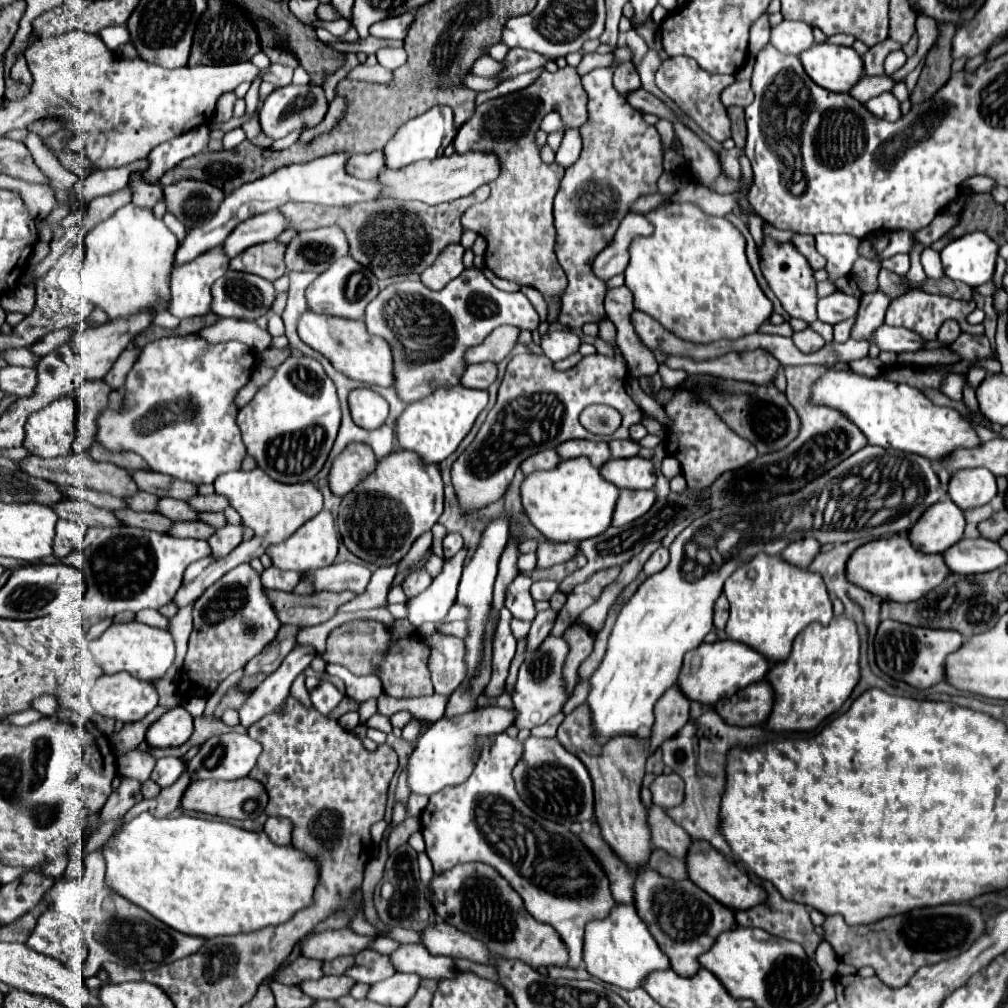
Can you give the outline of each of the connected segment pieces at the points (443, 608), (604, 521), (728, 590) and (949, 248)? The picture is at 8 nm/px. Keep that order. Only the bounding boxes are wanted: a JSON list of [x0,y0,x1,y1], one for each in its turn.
[[408,547,466,627],[520,457,618,543],[724,555,832,661],[940,231,998,287]]

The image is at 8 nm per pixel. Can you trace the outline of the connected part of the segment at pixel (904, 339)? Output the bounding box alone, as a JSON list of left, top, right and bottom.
[870,325,926,353]

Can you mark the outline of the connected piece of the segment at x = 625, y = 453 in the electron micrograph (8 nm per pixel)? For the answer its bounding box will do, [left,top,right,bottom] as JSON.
[608,439,640,457]

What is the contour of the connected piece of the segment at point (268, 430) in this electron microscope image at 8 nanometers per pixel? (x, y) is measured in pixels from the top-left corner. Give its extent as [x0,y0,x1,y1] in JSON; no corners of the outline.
[238,355,340,483]

